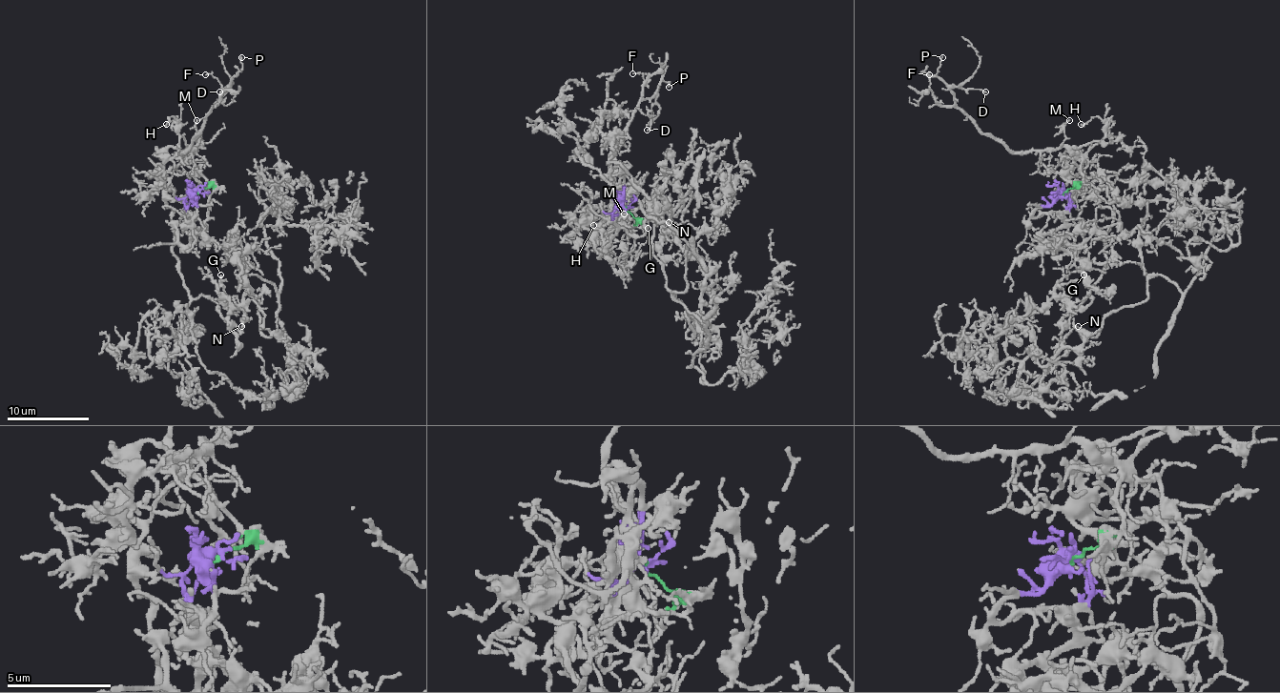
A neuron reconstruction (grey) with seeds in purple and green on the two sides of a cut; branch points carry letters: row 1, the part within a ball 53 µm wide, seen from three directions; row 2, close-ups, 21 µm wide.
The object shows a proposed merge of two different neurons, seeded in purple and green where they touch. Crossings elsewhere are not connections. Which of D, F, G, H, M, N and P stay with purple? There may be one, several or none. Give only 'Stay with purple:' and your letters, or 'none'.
Stay with purple: G, N

